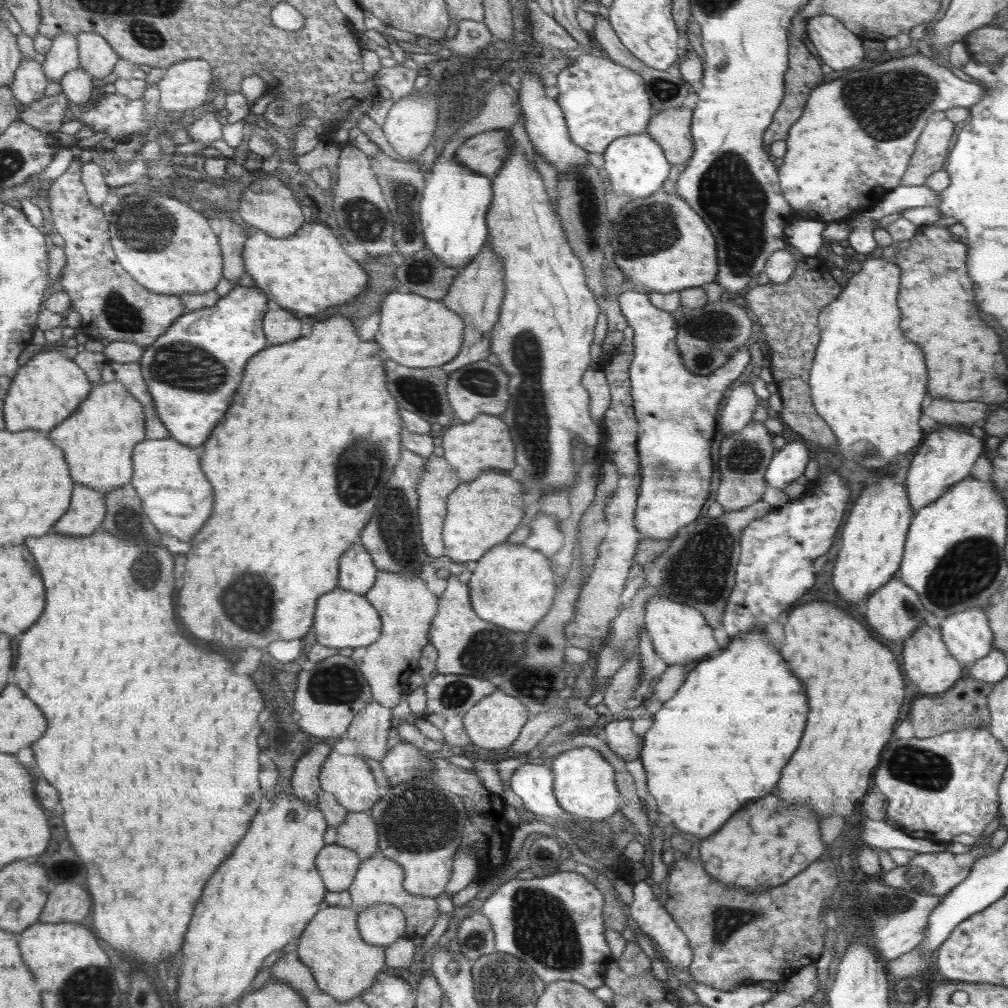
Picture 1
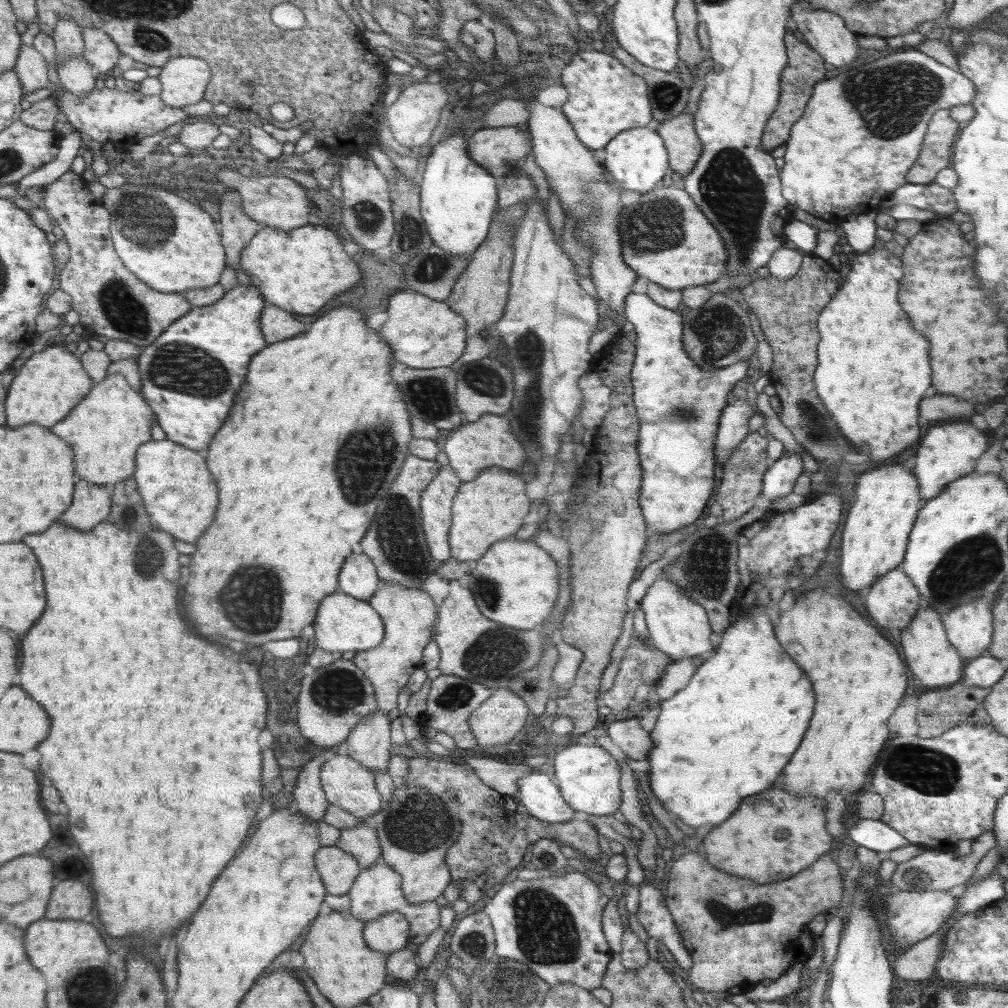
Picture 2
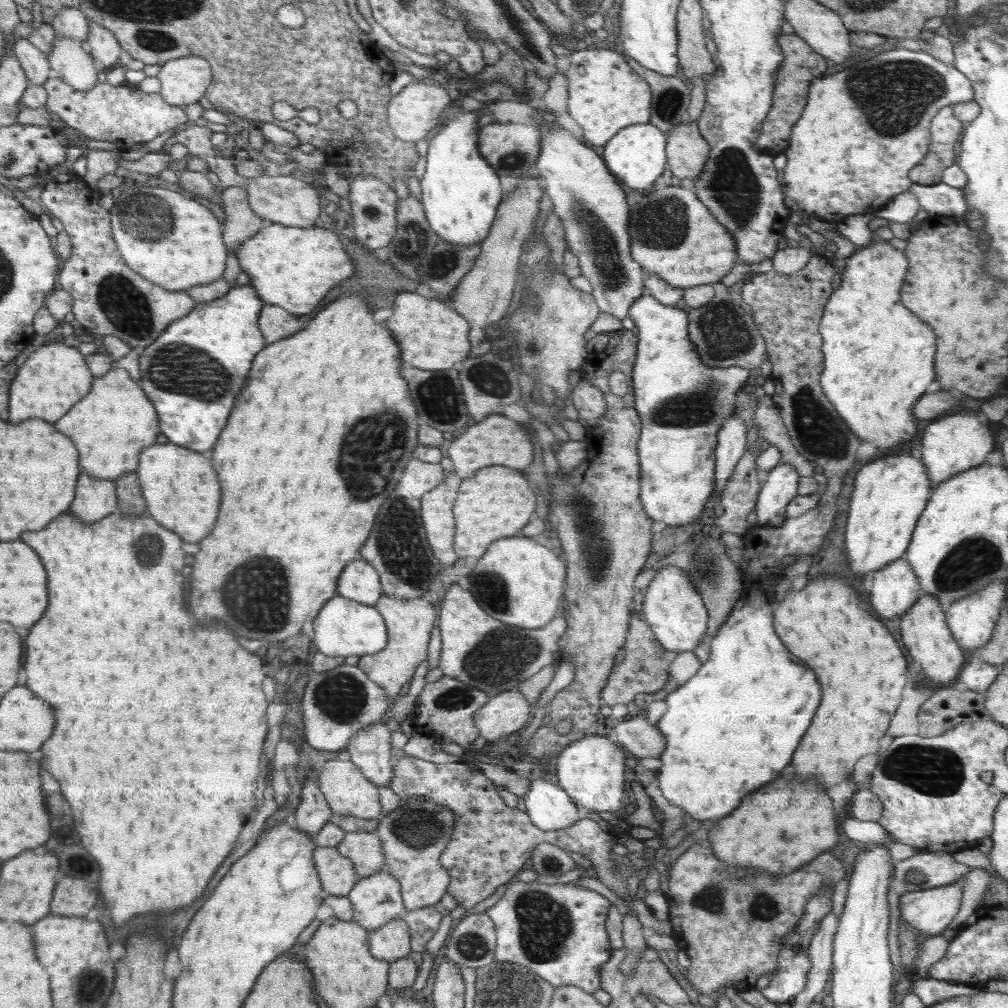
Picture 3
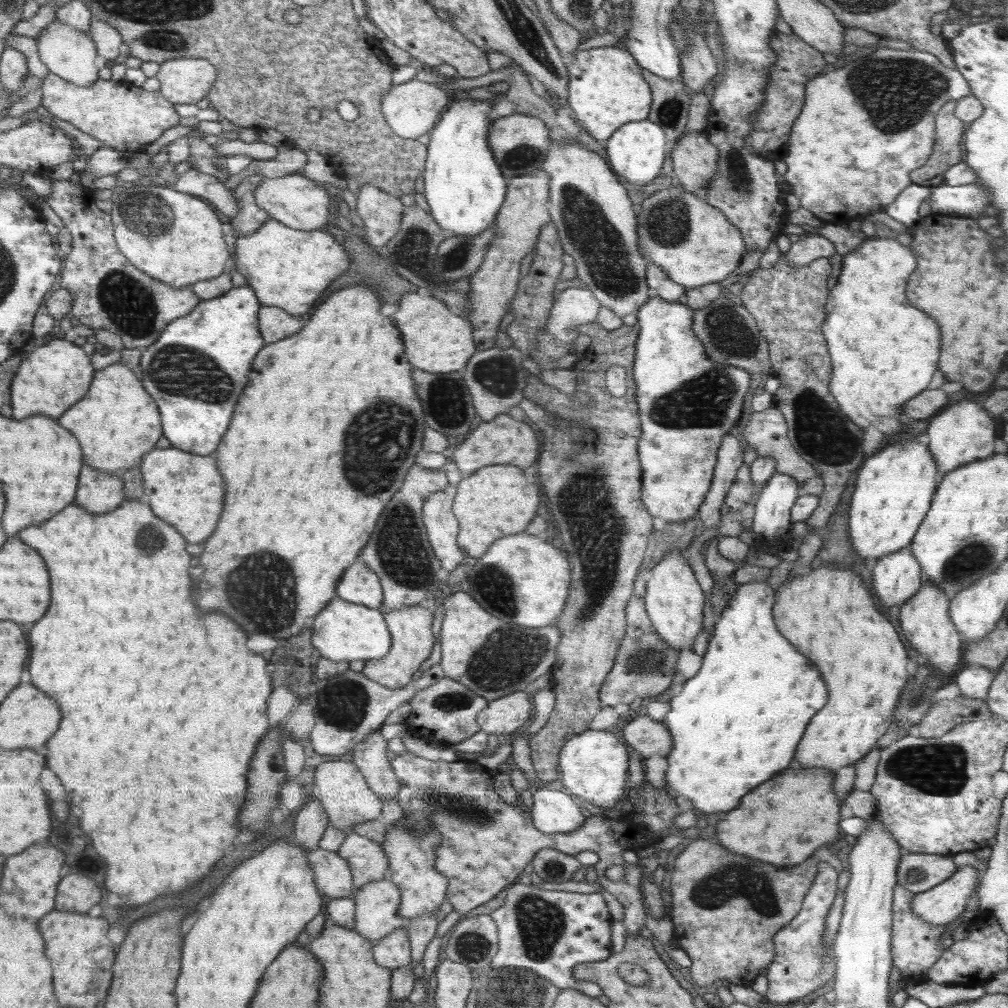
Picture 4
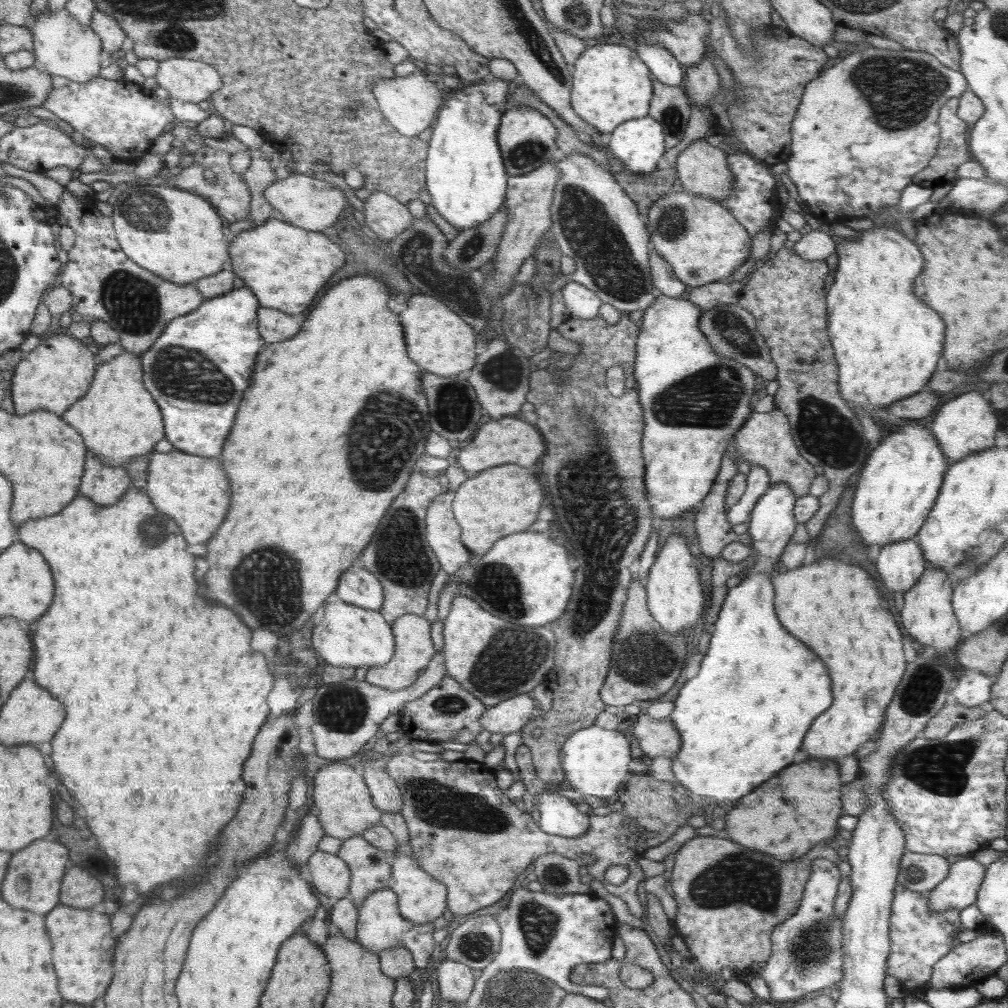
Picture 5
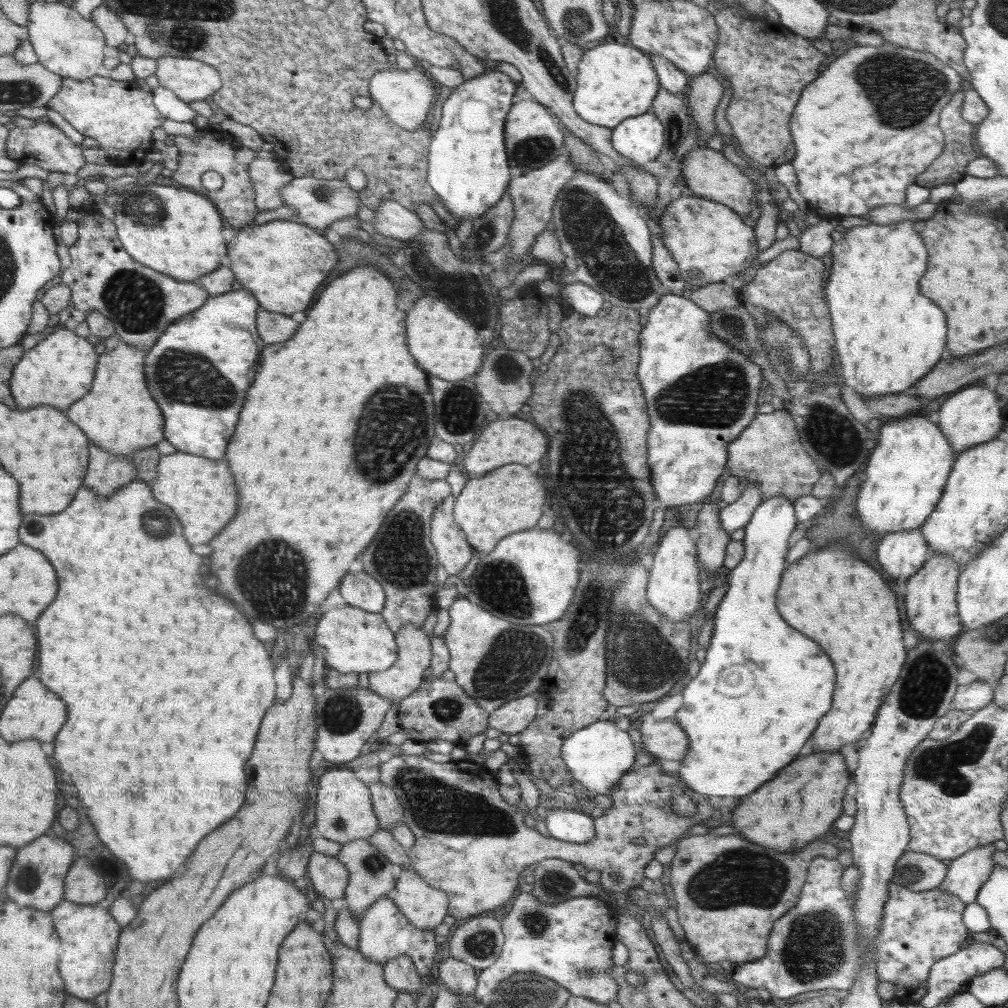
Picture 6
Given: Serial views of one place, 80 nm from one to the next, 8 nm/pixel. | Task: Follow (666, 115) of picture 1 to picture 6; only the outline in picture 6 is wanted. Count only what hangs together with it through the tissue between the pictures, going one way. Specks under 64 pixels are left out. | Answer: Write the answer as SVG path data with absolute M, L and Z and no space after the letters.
M706 145L697 146L682 158L680 165L690 193L725 204L741 216L747 216L751 212L751 200L755 196L753 182L741 169L729 162L722 152L712 150Z

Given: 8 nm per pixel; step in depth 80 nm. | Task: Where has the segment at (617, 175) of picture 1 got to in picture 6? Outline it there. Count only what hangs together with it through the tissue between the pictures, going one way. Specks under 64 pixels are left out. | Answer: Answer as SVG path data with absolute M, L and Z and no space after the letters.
M650 110L642 116L630 116L612 129L612 146L634 166L642 167L658 158L663 149L663 133L663 125Z

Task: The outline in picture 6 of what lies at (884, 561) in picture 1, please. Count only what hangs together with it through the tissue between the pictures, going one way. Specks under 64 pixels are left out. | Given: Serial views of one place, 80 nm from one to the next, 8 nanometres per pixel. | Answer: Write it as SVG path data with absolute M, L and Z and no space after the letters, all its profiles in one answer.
M920 412L894 418L881 426L877 445L864 465L864 484L856 510L868 530L881 534L921 527L938 504L956 453L930 415Z

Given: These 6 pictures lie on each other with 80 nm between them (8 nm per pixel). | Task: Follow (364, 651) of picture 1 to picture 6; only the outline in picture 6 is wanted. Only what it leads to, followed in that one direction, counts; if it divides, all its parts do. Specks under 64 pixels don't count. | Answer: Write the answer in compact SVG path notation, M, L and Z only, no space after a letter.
M407 624L400 631L395 634L395 641L399 648L398 658L395 664L388 670L382 672L370 672L368 675L369 689L375 692L378 696L389 698L395 704L397 710L398 706L403 703L403 700L414 694L418 690L418 686L422 686L424 680L424 670L431 666L430 664L430 638L420 630L421 626L415 624Z

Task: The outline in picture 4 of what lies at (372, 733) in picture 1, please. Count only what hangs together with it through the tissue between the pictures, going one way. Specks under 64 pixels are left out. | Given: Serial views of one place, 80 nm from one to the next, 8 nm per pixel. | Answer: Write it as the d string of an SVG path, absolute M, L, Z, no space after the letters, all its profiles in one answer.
M373 732L363 740L361 748L352 752L352 762L367 777L368 784L382 801L387 798L398 799L397 792L401 786L389 763L387 742L388 739L384 739L381 732Z

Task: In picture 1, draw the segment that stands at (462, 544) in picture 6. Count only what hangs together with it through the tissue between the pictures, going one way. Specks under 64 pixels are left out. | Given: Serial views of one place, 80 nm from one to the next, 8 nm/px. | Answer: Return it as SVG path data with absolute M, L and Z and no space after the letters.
M432 455L426 458L427 466L424 474L419 478L416 492L419 493L419 525L422 528L422 539L427 554L440 558L446 554L446 545L443 541L443 526L447 518L447 500L452 491L462 482L458 473L451 467L451 463L444 457Z

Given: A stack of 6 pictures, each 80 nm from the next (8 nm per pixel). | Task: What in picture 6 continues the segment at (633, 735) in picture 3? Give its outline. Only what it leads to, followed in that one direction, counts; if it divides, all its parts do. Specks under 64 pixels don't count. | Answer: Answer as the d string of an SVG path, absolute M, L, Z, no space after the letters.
M651 713L644 715L638 722L642 734L642 748L652 754L653 759L680 761L688 752L689 738L684 729L673 719L656 720Z

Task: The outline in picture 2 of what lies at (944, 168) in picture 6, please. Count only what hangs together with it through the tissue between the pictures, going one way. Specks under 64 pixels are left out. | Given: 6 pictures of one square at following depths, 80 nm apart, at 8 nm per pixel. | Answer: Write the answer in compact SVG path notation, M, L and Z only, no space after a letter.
M948 109L935 112L928 124L920 155L907 172L908 183L934 183L940 170L951 167L953 145L962 127L950 118Z

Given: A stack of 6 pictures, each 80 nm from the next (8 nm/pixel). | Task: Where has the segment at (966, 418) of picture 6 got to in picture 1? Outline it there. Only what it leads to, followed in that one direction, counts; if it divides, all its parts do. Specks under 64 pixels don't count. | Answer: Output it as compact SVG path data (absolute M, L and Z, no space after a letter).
M946 427L923 437L904 482L913 511L923 509L939 499L953 484L970 477L970 470L982 454L987 454L985 440L959 428L953 430Z

